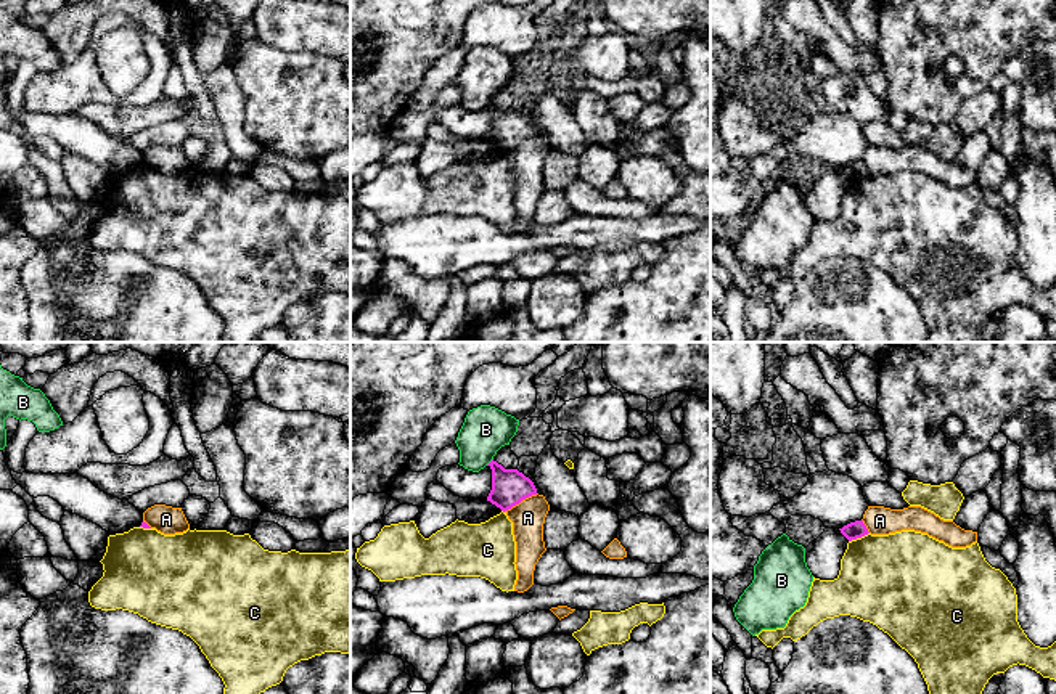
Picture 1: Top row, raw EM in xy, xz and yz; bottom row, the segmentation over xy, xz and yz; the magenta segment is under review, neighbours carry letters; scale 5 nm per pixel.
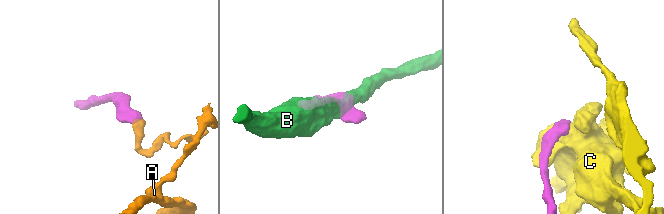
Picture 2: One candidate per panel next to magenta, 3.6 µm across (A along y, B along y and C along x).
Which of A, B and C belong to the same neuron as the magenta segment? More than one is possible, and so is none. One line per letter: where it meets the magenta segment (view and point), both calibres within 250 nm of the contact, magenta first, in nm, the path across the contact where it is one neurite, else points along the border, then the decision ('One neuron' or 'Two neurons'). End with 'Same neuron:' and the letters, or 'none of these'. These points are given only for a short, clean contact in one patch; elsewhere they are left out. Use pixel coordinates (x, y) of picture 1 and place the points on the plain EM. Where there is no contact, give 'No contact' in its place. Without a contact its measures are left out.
A: Touches magenta at xz (519, 142). Thickness 180 nm (magenta) against 170 nm. Boundary: xz (537, 134), (523, 138), (503, 151). Two neurons
B: Touches magenta at xz (491, 102). Thickness 180 nm (magenta) against 240 nm. Boundary: xz (492, 98), (486, 105). Two neurons
C: Touches magenta at yz (859, 177). Thickness 90 nm (magenta) against 440 nm. Two neurons
Same neuron: none of these

